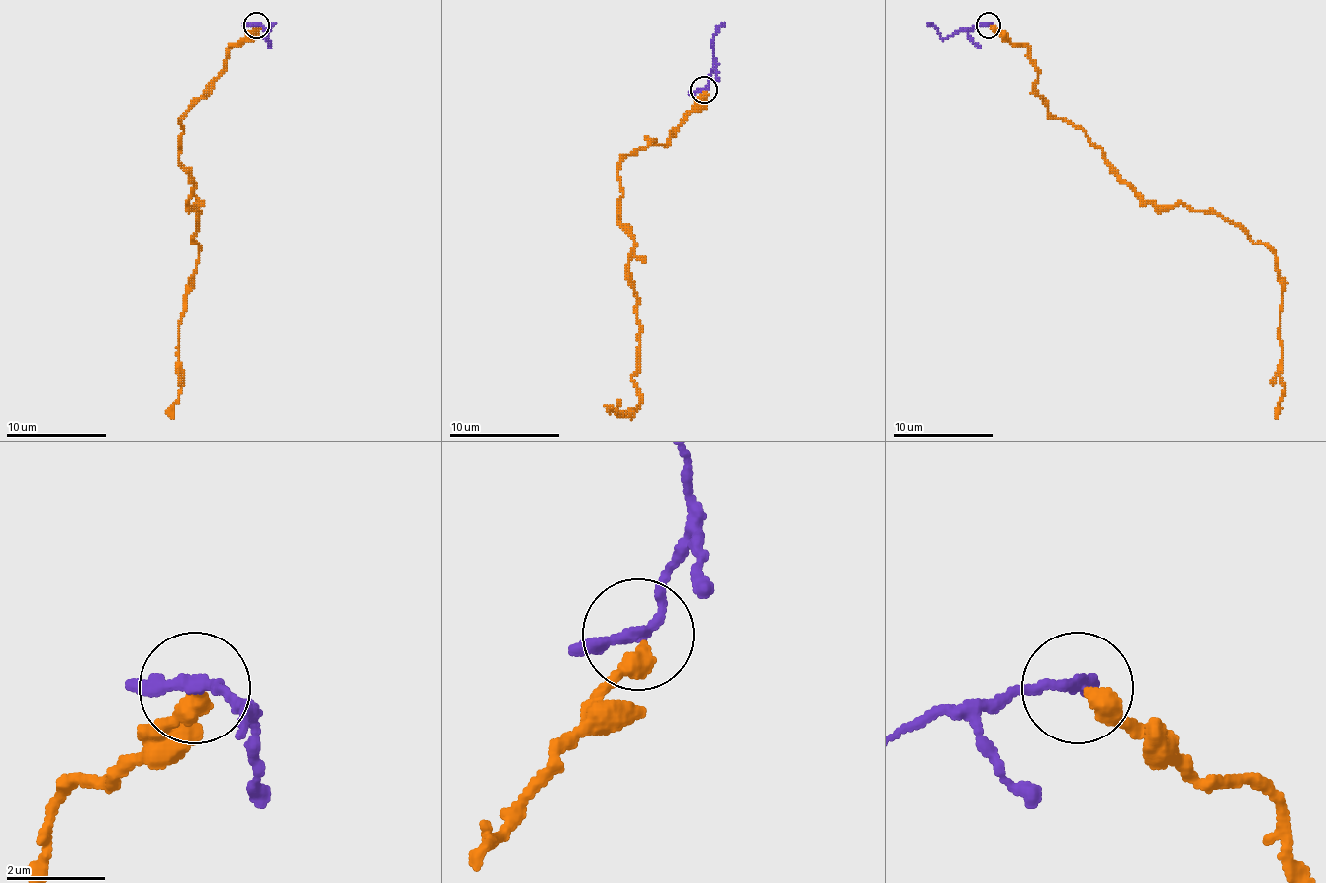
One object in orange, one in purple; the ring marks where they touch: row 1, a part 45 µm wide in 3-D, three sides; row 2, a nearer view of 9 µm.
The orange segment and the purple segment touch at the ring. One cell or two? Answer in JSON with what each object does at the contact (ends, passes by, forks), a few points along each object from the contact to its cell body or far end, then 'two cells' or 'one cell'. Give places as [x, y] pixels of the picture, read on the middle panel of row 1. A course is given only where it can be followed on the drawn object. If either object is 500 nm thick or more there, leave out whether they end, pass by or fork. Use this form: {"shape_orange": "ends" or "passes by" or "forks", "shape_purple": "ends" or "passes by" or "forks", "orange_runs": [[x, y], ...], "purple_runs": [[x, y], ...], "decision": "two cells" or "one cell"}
{"shape_orange": "ends", "shape_purple": "passes by", "orange_runs": [[703, 92], [664, 144], [620, 163], [639, 405], [620, 416], [610, 405]], "purple_runs": [[703, 89], [713, 67], [713, 40], [724, 23]], "decision": "one cell"}

